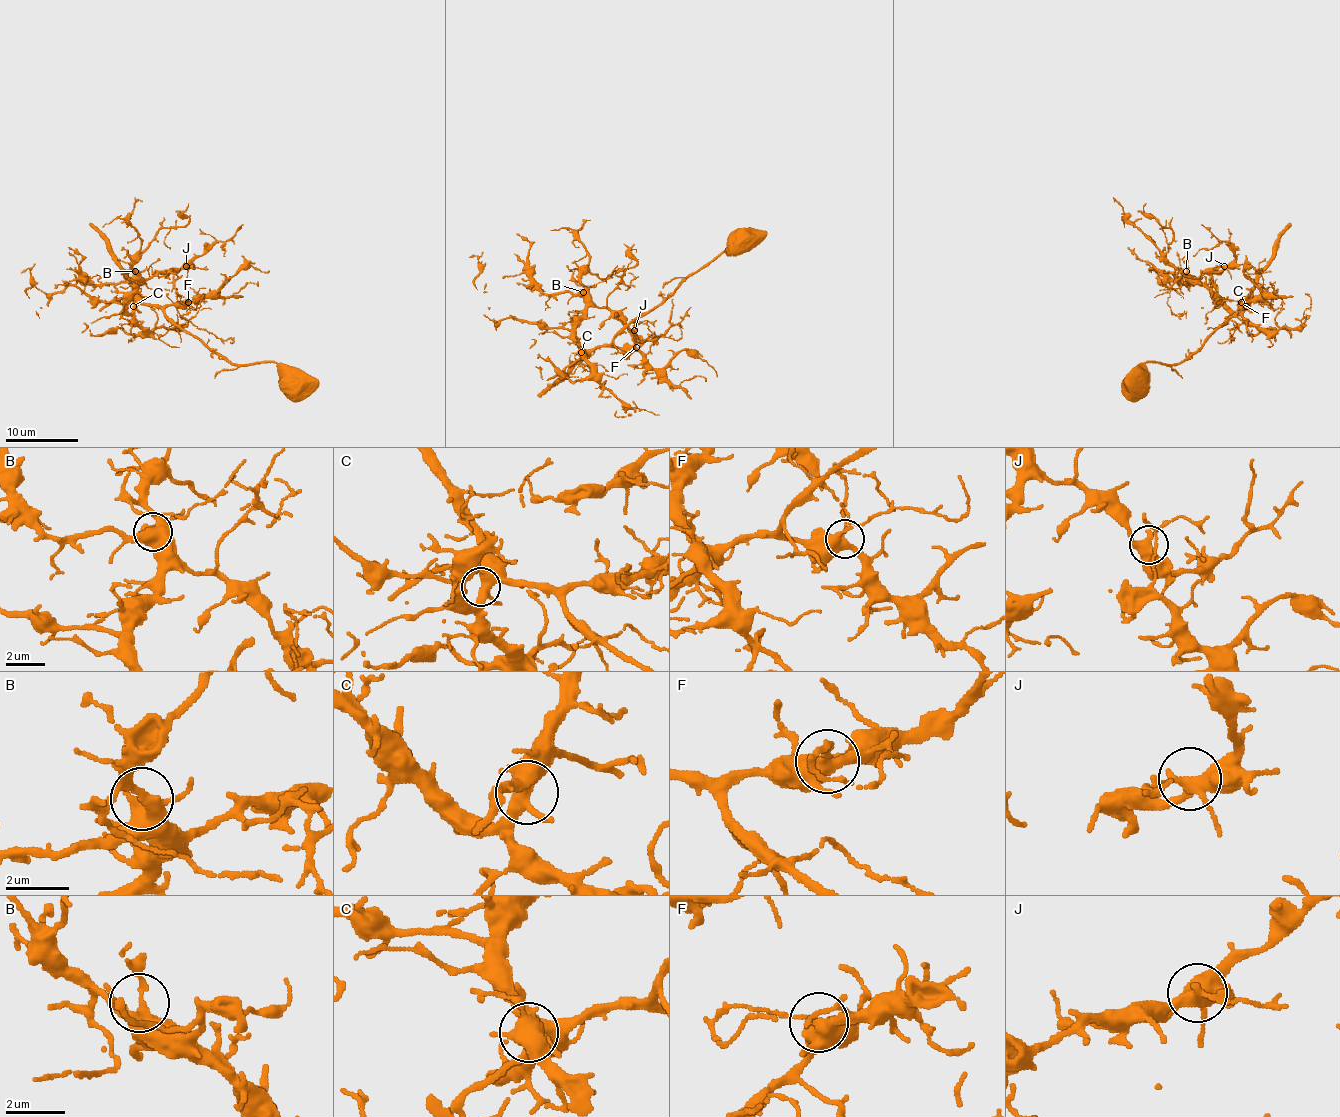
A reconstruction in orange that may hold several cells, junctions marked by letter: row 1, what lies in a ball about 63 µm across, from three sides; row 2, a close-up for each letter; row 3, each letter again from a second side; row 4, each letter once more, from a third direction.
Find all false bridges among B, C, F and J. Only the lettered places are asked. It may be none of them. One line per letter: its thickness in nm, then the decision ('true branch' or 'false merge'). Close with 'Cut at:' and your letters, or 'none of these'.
B: calibre 400 nm; true branch
C: calibre 400 nm; true branch
F: calibre 380 nm; true branch
J: calibre 400 nm; true branch
Cut at: none of these

